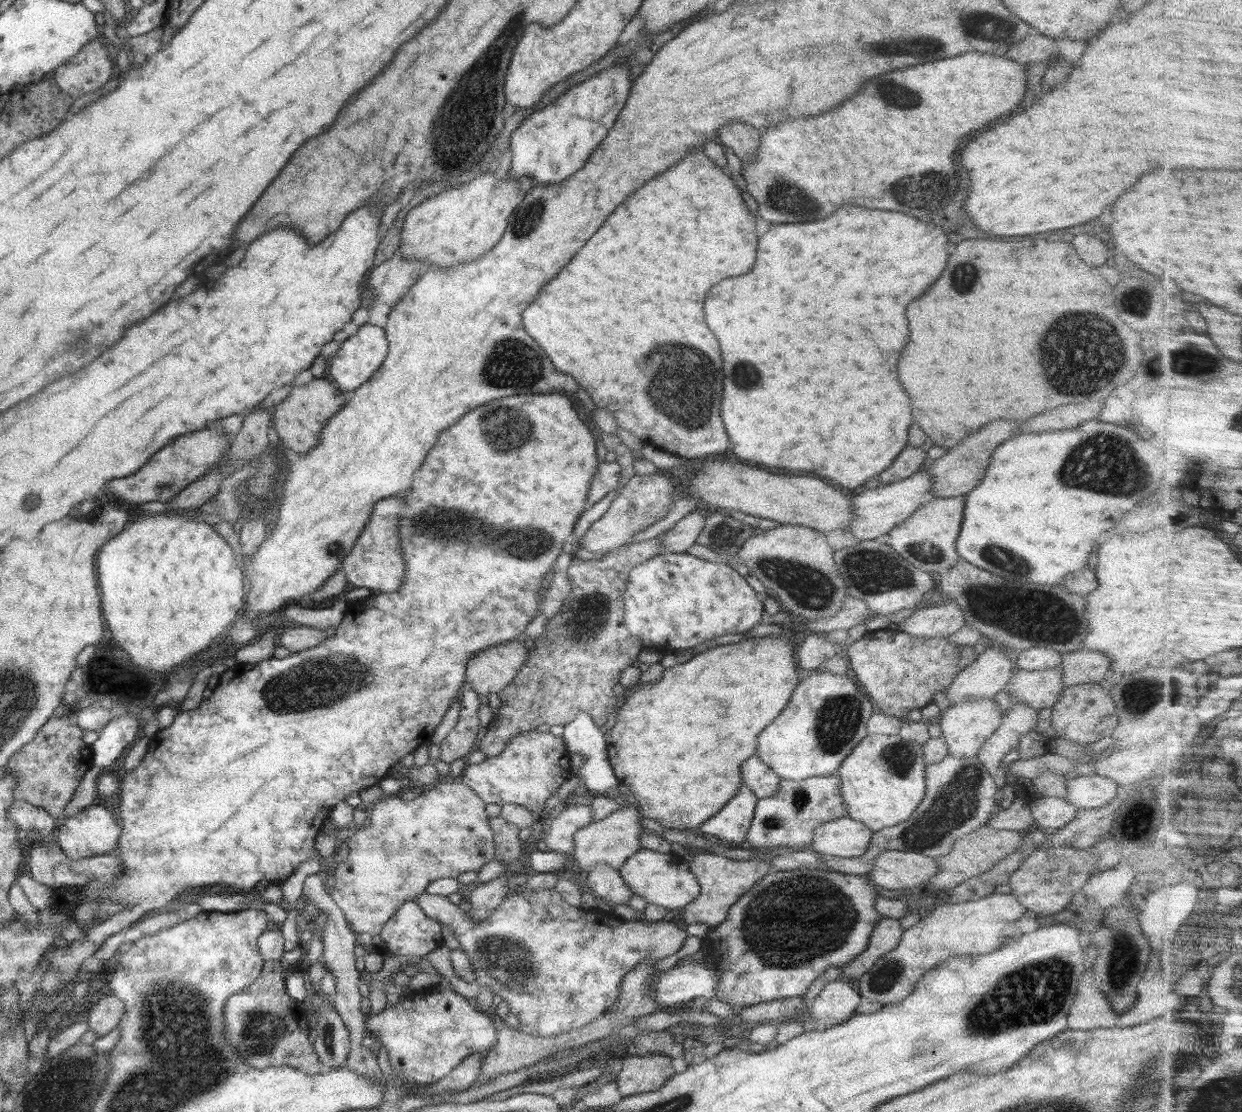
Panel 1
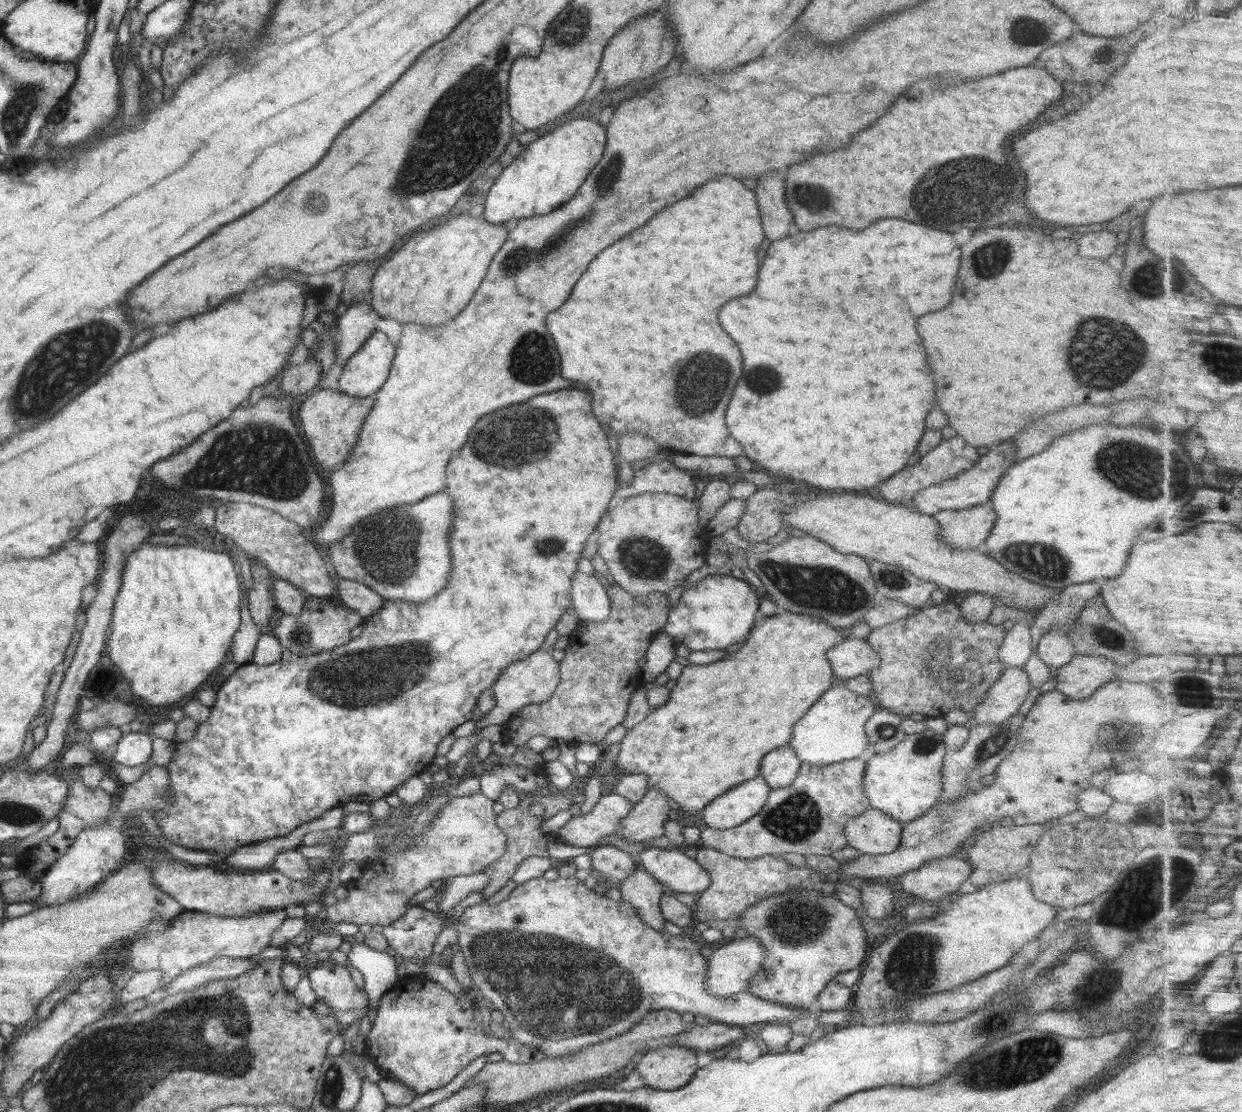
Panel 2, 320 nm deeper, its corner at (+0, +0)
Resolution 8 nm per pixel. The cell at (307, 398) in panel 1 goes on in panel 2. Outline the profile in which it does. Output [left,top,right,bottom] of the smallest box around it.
[298,389,376,470]

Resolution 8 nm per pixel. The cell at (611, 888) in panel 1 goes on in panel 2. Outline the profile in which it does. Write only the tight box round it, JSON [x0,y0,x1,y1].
[589,843,636,885]

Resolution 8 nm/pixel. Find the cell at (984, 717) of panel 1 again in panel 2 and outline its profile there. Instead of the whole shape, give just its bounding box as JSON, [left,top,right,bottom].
[968,667,1031,726]

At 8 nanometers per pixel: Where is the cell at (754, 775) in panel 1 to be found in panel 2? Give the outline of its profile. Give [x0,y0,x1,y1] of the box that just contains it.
[760,744,801,789]

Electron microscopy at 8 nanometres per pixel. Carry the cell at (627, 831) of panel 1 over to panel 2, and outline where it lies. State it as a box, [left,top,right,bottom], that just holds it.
[614,787,674,844]

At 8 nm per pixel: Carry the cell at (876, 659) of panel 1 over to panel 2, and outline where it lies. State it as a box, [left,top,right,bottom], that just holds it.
[866,603,1005,718]

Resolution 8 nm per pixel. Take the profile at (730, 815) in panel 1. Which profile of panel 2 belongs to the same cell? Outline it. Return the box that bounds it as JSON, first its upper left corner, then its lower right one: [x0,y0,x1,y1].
[702,775,771,830]

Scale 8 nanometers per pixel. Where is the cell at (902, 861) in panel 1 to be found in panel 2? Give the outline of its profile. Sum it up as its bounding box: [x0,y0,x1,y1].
[895,854,972,903]

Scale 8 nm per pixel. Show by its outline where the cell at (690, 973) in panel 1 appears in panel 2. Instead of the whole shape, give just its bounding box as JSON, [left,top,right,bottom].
[705,936,765,998]

